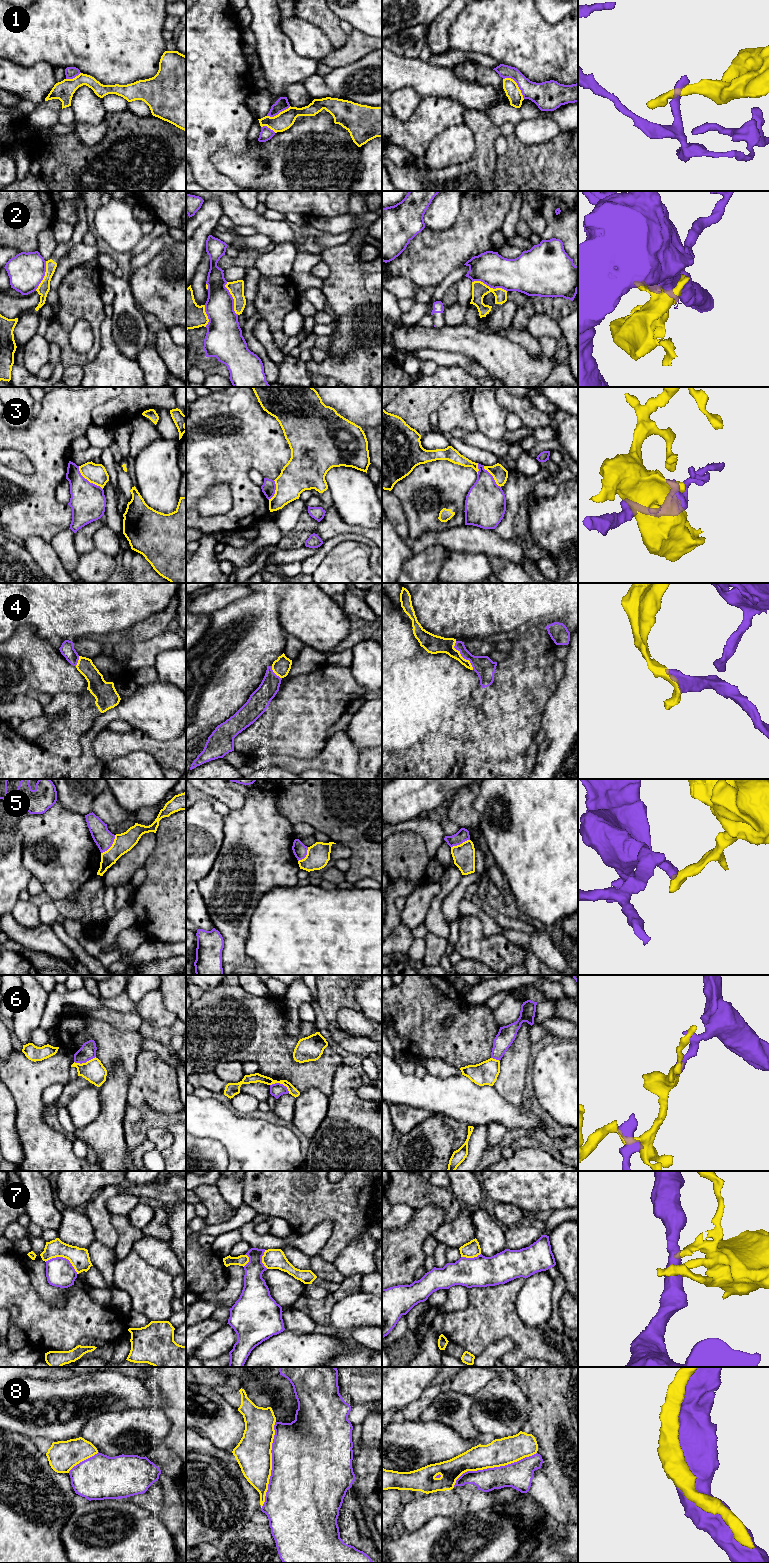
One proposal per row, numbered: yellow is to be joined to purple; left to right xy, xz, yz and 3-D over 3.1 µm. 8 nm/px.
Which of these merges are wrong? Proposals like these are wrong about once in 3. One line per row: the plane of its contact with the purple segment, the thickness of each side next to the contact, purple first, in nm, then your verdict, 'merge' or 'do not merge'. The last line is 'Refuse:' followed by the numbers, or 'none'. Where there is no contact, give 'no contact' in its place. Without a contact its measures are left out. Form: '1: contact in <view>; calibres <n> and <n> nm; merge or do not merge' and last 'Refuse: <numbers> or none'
1: contact in yz; calibres 220 and 120 nm; do not merge
2: contact in yz; calibres 260 and 120 nm; do not merge
3: contact in xy; calibres 280 and 160 nm; do not merge
4: contact in yz; calibres 160 and 150 nm; merge
5: contact in xy; calibres 150 and 160 nm; do not merge
6: contact in xz; calibres 110 and 80 nm; do not merge
7: contact in xy; calibres 220 and 160 nm; do not merge
8: contact in yz; calibres 220 and 220 nm; merge
Refuse: 1, 2, 3, 5, 6, 7

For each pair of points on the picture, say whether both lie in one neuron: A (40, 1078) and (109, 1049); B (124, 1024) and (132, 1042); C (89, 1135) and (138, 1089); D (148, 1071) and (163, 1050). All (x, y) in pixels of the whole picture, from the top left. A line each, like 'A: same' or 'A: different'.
A: different
B: different
C: different
D: different

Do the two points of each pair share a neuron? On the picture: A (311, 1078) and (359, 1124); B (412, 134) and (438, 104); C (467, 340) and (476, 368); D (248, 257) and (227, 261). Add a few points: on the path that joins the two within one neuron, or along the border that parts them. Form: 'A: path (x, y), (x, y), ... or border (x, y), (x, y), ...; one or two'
A: border (335, 1073), (332, 1093), (329, 1096); two
B: path (419, 127), (435, 111); one
C: border (451, 352), (461, 352), (472, 357), (491, 374); two
D: path (243, 259), (232, 261); one

